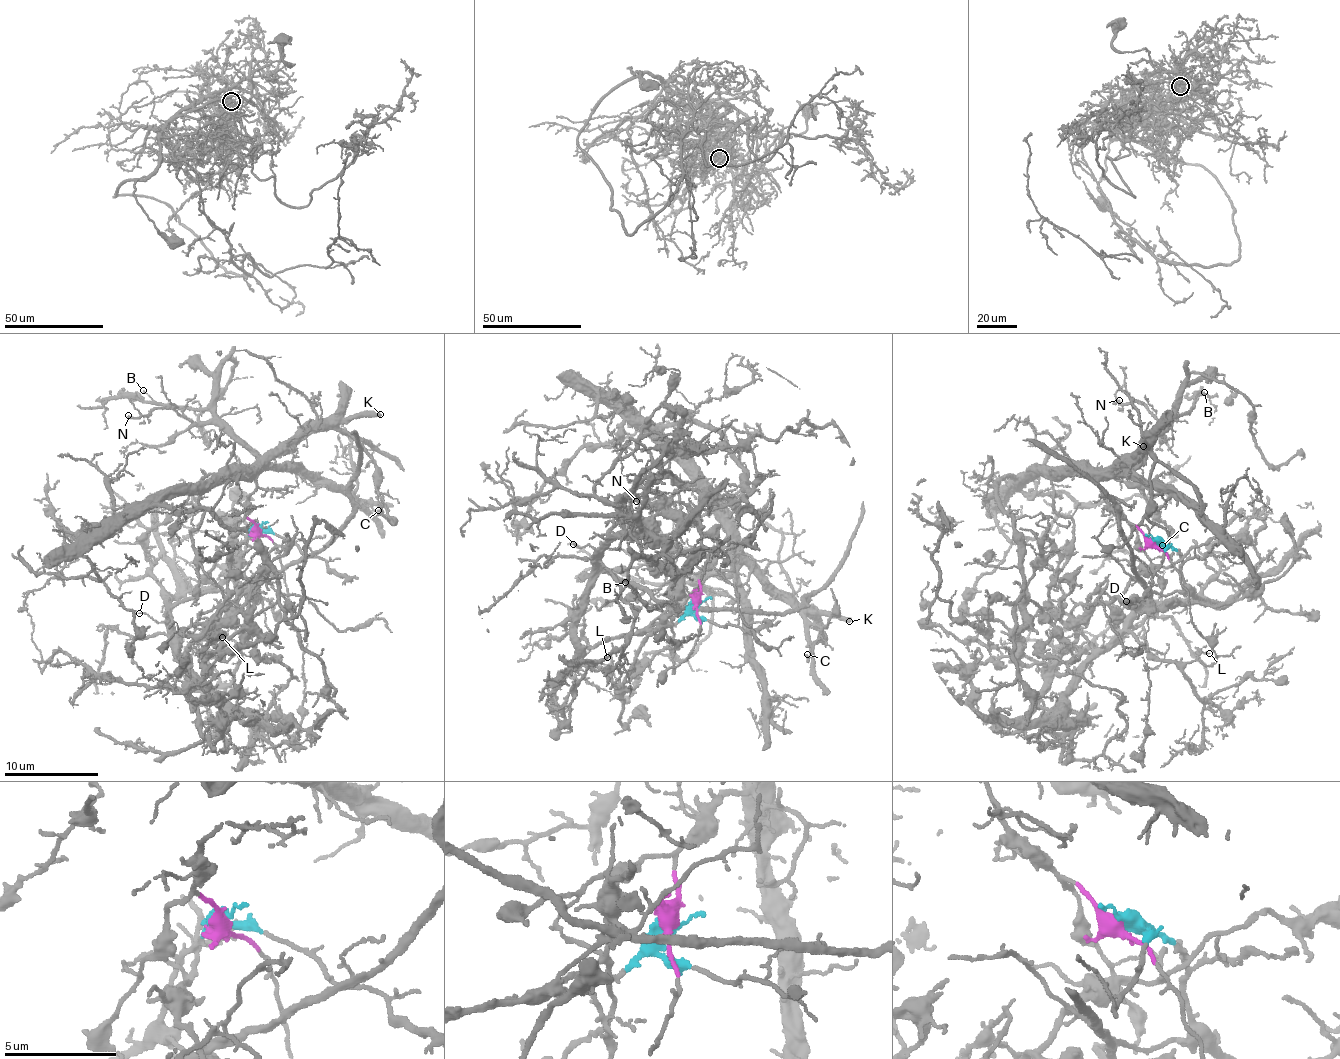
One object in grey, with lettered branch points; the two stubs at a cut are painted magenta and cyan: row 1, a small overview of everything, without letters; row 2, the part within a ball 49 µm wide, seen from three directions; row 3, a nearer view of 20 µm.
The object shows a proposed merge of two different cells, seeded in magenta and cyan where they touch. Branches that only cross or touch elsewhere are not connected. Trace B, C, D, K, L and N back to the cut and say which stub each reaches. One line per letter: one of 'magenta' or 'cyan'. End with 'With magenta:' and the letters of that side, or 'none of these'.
B: magenta
C: magenta
D: cyan
K: magenta
L: cyan
N: magenta
With magenta: B, C, K, N

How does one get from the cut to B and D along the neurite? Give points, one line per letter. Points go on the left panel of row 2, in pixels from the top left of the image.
B: (256, 530), (244, 513), (262, 470), (253, 453), (219, 429), (209, 409), (158, 404), (144, 391)
D: (256, 530), (236, 553), (234, 574), (246, 586), (187, 597), (167, 623), (138, 613)

